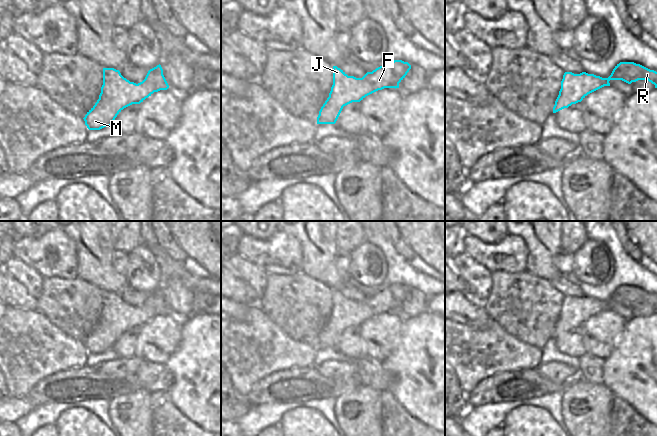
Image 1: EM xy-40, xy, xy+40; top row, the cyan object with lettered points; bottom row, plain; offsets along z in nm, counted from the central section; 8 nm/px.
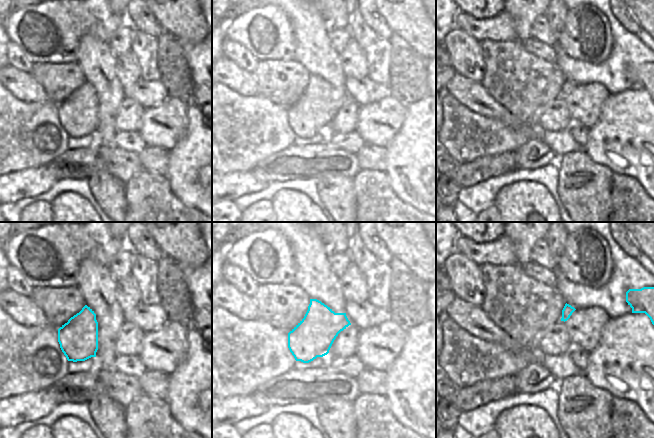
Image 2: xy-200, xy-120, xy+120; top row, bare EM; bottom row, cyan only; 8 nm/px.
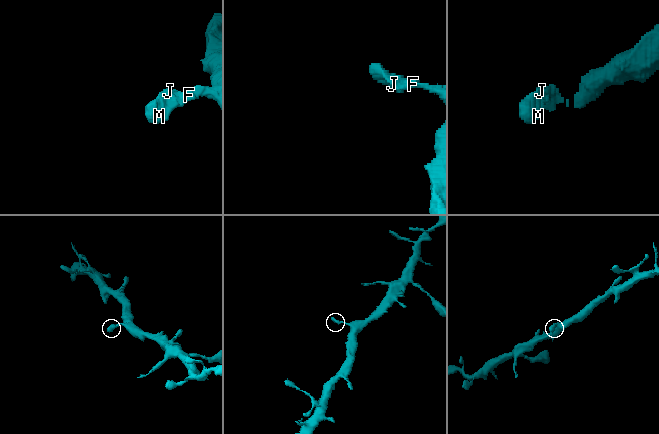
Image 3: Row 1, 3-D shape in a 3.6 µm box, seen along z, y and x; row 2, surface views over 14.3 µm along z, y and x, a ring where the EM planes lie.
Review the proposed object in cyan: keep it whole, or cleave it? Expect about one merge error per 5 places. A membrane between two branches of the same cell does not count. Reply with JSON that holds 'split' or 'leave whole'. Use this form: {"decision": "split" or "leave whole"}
{"decision": "leave whole"}

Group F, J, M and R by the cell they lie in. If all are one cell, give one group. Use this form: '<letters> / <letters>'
F J M R

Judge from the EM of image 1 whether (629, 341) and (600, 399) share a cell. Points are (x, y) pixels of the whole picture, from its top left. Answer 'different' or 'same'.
different

